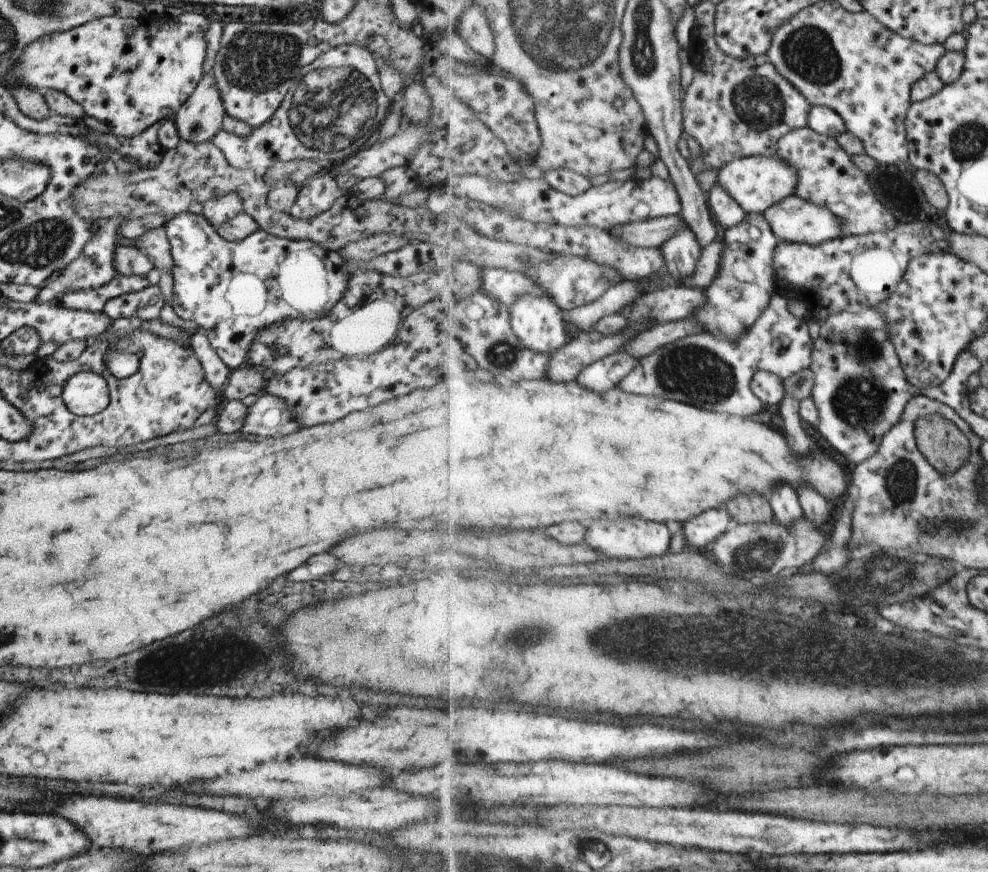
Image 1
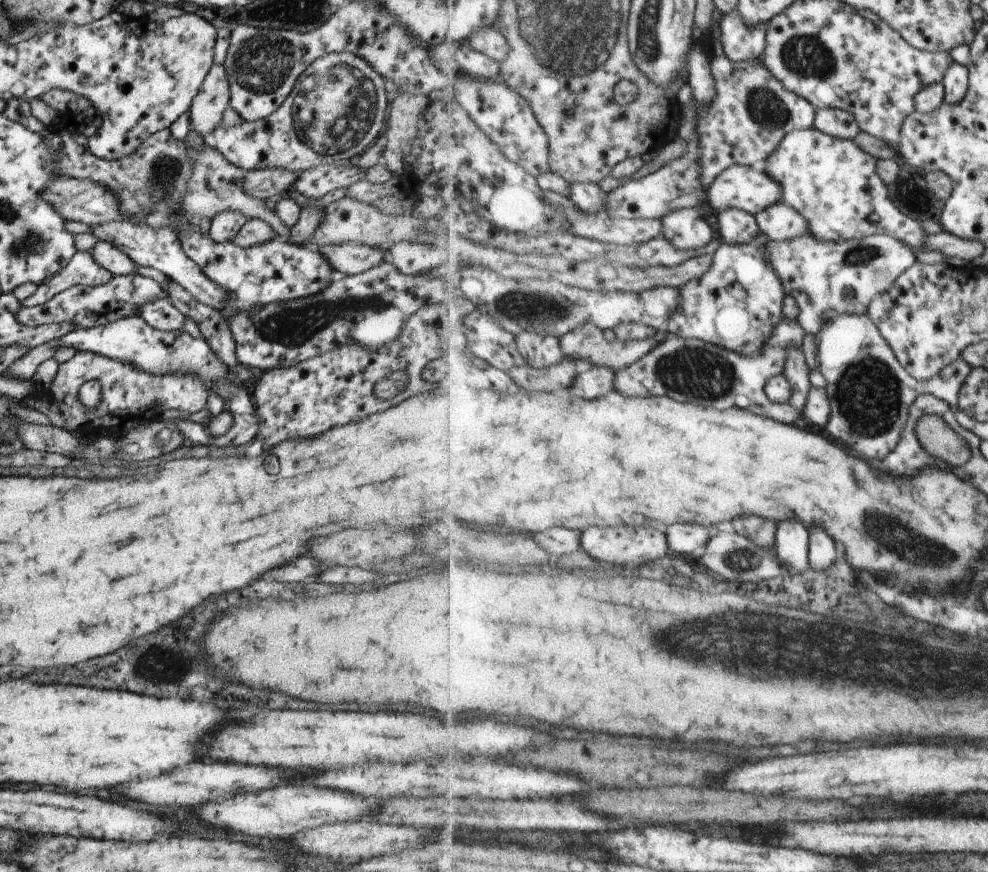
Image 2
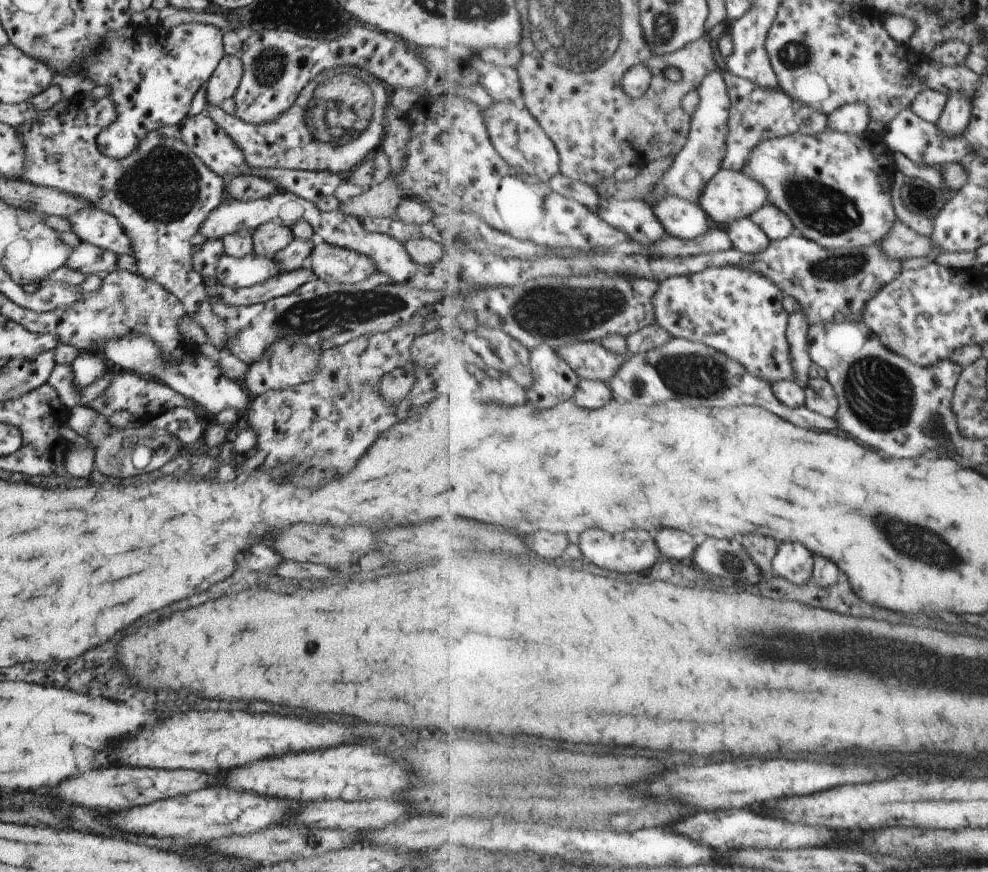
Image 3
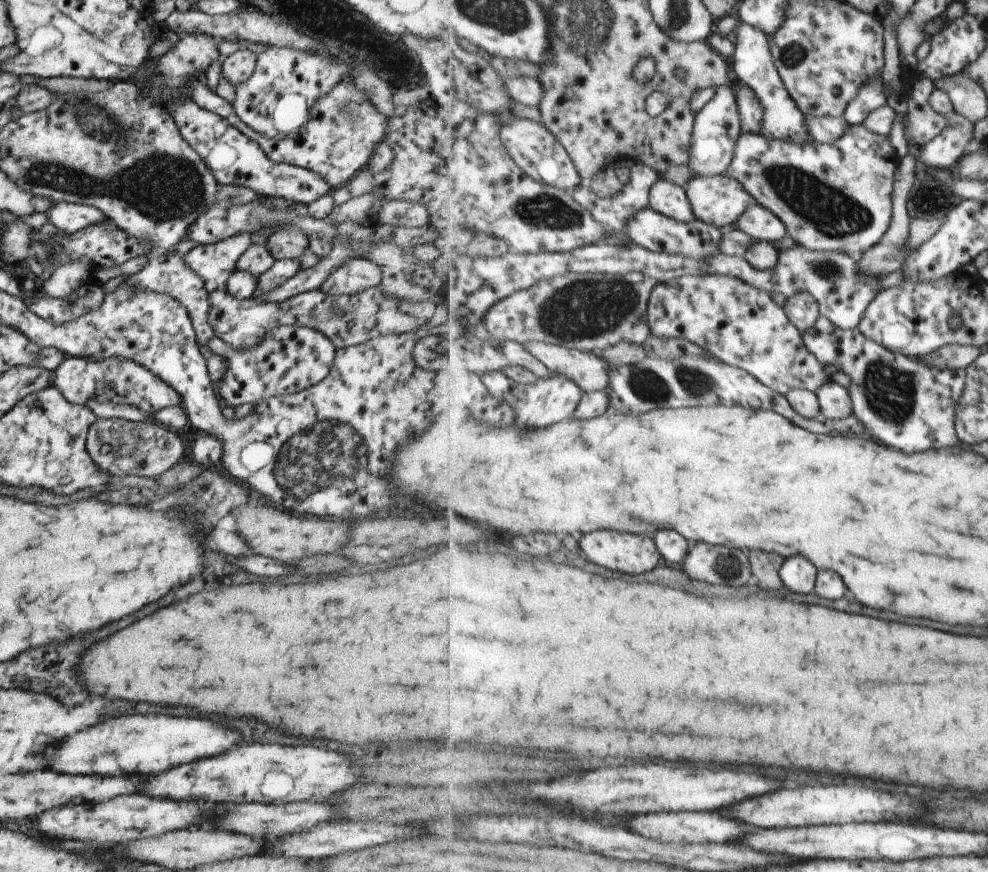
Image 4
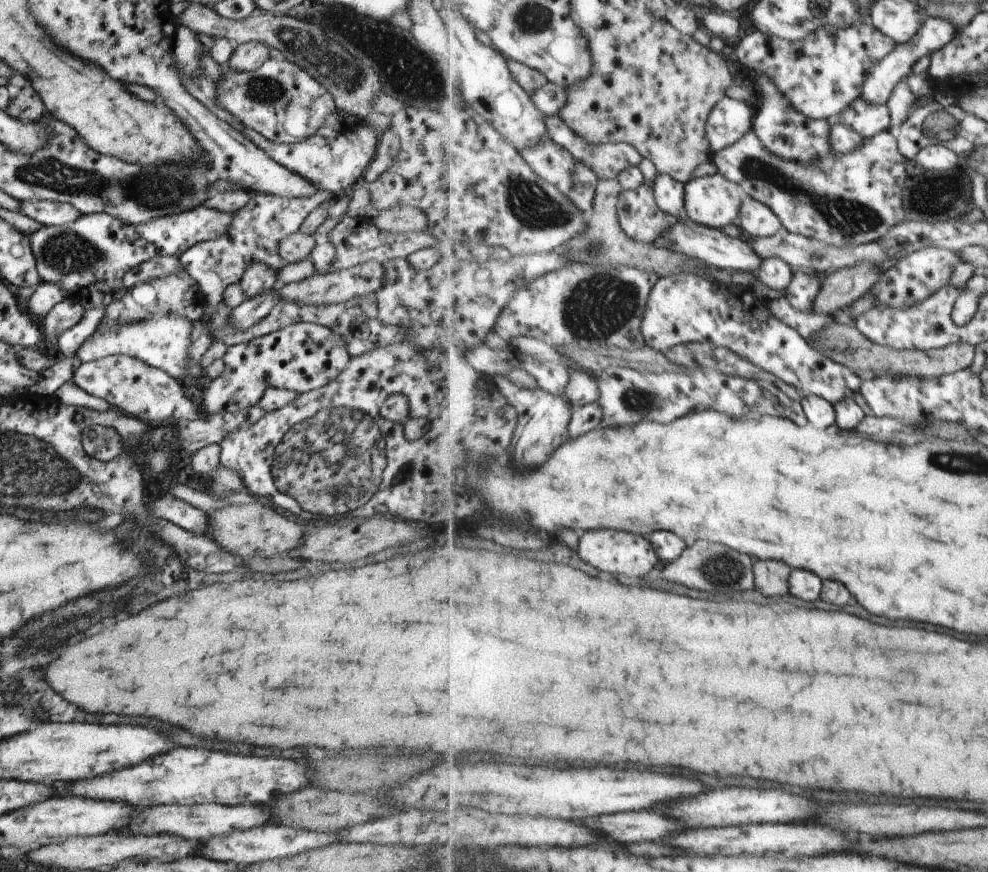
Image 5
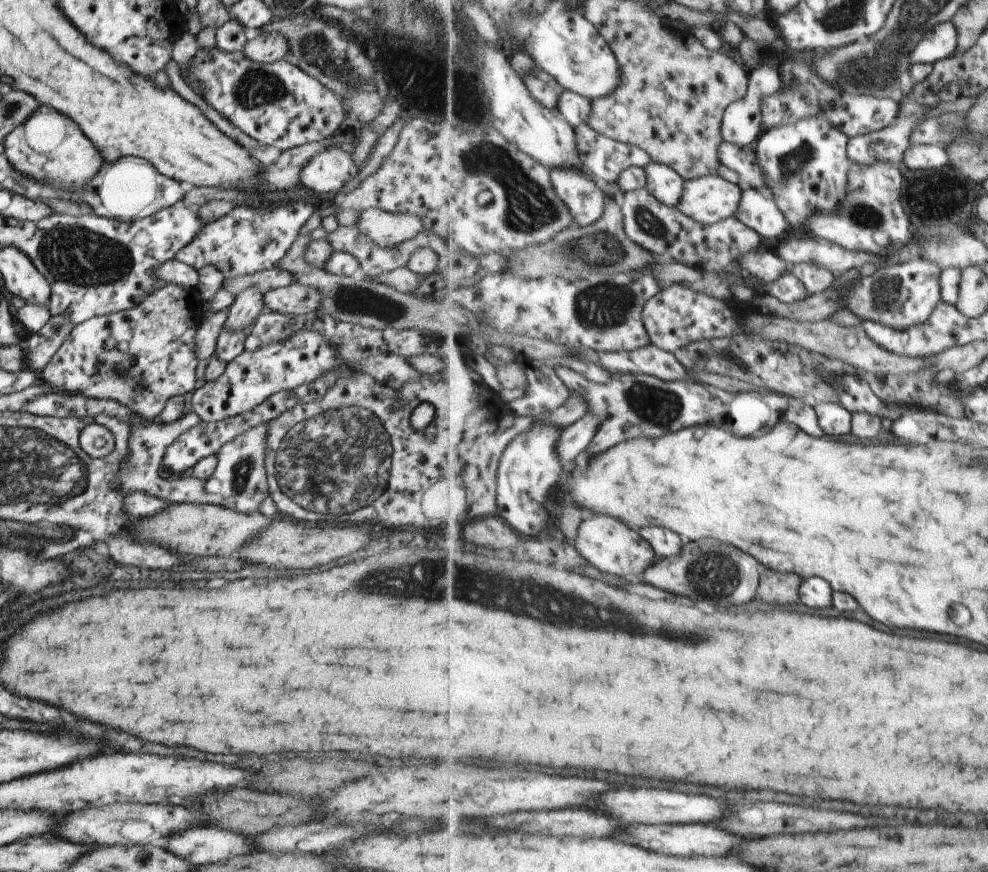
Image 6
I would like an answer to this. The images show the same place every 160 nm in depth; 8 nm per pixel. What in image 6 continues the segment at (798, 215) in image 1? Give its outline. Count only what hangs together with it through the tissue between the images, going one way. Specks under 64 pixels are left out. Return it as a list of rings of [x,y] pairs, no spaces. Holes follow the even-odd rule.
[[[744,186],[736,216],[769,240],[788,236],[787,217],[773,196],[765,190]]]

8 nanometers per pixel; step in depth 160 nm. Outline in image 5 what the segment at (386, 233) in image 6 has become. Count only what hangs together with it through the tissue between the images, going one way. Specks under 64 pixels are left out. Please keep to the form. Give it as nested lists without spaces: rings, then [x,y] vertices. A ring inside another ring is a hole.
[[[394,207],[381,210],[377,216],[369,218],[377,230],[391,235],[403,235],[412,231],[423,231],[427,226],[425,214],[414,207]]]

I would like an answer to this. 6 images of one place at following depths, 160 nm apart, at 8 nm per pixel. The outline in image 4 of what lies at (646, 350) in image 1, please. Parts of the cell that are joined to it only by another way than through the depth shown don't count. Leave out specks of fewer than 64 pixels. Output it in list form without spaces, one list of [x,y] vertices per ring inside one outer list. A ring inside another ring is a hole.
[[[547,340],[525,341],[523,346],[553,373],[572,380],[583,392],[607,391],[611,368],[597,352],[585,352]]]

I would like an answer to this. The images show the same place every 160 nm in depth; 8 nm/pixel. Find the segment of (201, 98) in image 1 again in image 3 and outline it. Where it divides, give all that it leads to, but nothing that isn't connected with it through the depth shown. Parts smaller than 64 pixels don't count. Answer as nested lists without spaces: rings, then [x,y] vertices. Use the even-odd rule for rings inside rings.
[[[223,55],[211,76],[204,82],[206,104],[219,106],[222,100],[233,96],[242,77],[242,60],[238,55]]]

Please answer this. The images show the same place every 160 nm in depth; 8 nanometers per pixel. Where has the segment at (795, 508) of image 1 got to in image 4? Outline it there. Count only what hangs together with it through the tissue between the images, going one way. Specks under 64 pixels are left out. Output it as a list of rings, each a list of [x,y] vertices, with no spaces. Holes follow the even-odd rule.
[[[803,556],[789,558],[785,566],[781,567],[780,575],[784,580],[784,586],[790,591],[803,594],[815,593],[818,579],[817,568],[807,558]]]

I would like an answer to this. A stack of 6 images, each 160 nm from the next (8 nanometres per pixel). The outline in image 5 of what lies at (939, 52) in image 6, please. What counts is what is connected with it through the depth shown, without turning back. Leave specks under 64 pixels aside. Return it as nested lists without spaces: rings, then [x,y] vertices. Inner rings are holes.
[[[928,16],[925,20],[925,24],[921,26],[919,32],[917,32],[913,40],[909,40],[907,44],[900,44],[891,52],[881,63],[878,63],[872,72],[867,76],[864,83],[862,94],[860,95],[867,104],[871,106],[887,105],[889,98],[893,95],[893,90],[897,87],[897,84],[907,78],[913,71],[913,66],[925,58],[925,56],[931,57],[933,52],[941,50],[955,38],[957,32],[957,26],[953,26],[949,20],[944,20],[943,17]]]

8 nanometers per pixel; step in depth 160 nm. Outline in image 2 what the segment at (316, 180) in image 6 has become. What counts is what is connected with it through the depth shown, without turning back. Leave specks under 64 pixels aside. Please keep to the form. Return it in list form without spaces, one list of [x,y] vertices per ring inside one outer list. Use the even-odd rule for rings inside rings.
[[[335,52],[335,54],[321,56],[311,66],[308,66],[304,72],[311,72],[311,74],[303,74],[301,72],[296,80],[299,84],[296,83],[294,85],[292,92],[284,100],[284,103],[267,118],[255,122],[241,121],[238,125],[229,128],[225,128],[219,123],[209,132],[208,137],[209,143],[215,149],[215,152],[220,153],[225,160],[245,172],[253,169],[272,169],[277,167],[298,174],[301,171],[311,167],[318,167],[319,165],[329,165],[333,168],[350,167],[351,162],[358,155],[365,152],[369,145],[373,144],[385,124],[387,117],[385,116],[385,110],[388,110],[389,105],[389,100],[387,100],[386,92],[384,91],[385,80],[365,60],[348,52],[339,52],[339,54]]]

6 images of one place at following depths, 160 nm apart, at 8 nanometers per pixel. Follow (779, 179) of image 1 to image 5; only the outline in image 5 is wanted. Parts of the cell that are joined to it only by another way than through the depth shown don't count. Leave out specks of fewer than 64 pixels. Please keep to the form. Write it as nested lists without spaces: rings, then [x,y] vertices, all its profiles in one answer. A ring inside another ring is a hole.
[[[718,172],[692,179],[685,184],[685,190],[688,219],[723,230],[738,224],[744,195],[739,184]]]

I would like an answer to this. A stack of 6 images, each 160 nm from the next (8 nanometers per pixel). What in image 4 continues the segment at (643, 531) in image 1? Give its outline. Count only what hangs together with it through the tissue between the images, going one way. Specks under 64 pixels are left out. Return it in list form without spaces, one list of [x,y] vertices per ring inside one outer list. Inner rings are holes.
[[[613,530],[591,532],[589,536],[583,536],[581,550],[585,552],[583,556],[587,557],[591,562],[612,571],[619,571],[629,575],[651,572],[661,562],[661,554],[659,554],[653,538],[627,534],[627,532],[613,532]]]

